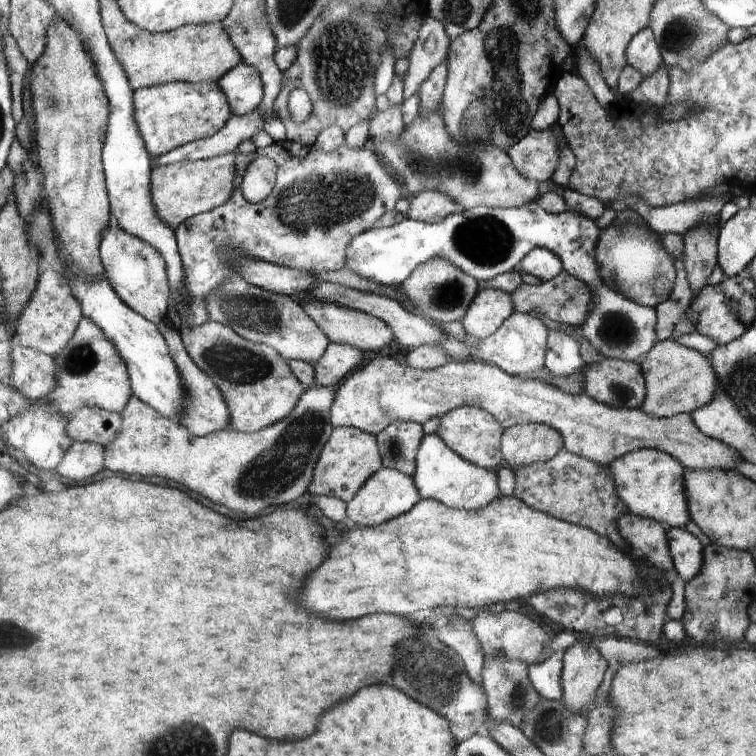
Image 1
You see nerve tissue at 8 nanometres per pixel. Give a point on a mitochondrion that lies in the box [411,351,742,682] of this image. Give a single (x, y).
(621, 392)

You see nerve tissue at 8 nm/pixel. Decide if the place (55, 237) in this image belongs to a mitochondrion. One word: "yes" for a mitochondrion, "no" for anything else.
no

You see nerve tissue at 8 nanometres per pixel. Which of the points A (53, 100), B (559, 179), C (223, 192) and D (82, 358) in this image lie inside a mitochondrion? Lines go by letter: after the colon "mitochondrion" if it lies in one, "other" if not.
A: mitochondrion
B: other
C: other
D: mitochondrion

